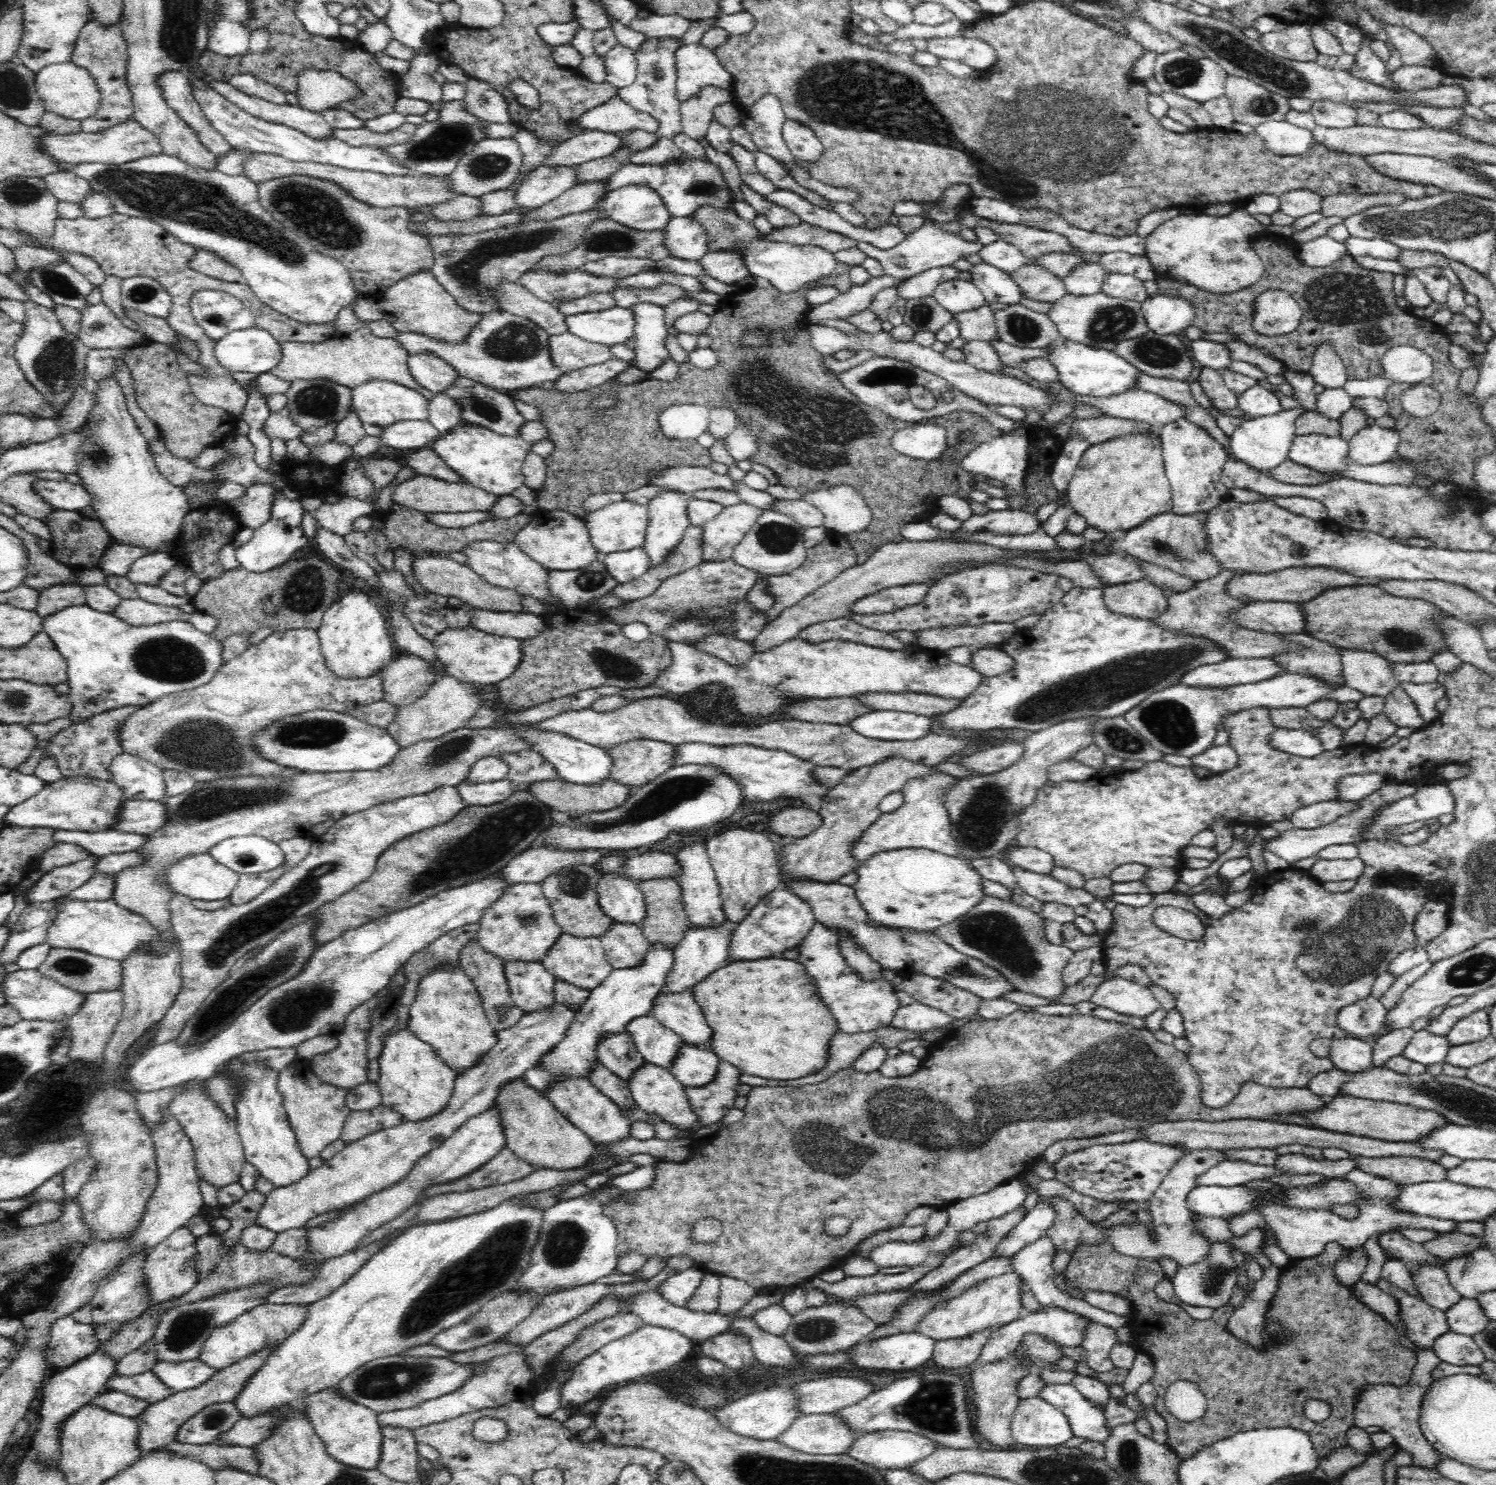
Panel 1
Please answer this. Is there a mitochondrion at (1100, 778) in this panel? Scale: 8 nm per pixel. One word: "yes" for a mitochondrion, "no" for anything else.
no

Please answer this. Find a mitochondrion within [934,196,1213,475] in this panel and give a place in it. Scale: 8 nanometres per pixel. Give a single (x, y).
(1108, 324)

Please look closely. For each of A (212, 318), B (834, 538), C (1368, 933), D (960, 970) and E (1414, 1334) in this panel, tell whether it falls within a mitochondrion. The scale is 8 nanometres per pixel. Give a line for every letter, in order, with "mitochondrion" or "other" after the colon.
A: mitochondrion
B: other
C: mitochondrion
D: mitochondrion
E: other

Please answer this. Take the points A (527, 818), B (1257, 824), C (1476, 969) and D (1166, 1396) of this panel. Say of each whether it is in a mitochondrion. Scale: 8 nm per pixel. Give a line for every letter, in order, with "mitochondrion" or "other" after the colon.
A: mitochondrion
B: other
C: mitochondrion
D: other

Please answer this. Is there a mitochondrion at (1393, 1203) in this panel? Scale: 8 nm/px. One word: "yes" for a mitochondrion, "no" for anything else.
no

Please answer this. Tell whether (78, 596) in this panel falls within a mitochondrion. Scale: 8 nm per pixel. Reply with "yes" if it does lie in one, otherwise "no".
no

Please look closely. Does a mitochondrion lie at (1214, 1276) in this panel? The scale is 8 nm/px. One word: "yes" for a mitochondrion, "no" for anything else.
yes

